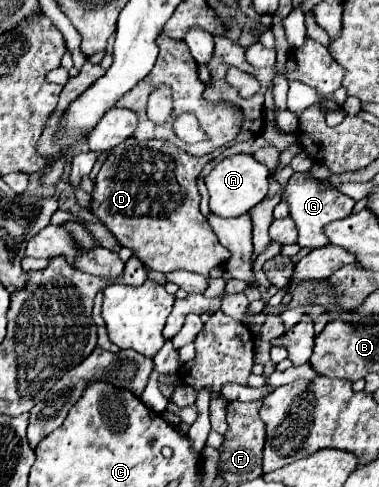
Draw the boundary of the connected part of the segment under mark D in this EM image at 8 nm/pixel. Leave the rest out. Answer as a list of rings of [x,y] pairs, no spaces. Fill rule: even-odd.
[[[128,138],[124,140],[120,146],[116,146],[116,150],[110,152],[110,156],[106,158],[98,178],[96,178],[96,188],[92,192],[92,200],[90,200],[90,212],[102,220],[102,224],[108,226],[108,230],[118,238],[118,242],[130,250],[134,250],[134,254],[152,270],[158,270],[162,274],[166,272],[174,272],[174,270],[188,270],[188,272],[196,272],[202,274],[209,280],[207,297],[220,297],[221,310],[230,315],[236,321],[252,328],[252,334],[258,336],[260,334],[260,326],[264,324],[264,314],[260,312],[258,316],[245,318],[249,301],[245,294],[239,294],[239,299],[235,299],[235,294],[224,294],[226,281],[223,278],[212,278],[210,270],[228,262],[230,252],[218,242],[218,238],[212,234],[212,228],[208,226],[206,218],[202,216],[198,204],[200,204],[200,194],[196,188],[196,178],[202,172],[202,168],[206,166],[208,156],[190,156],[186,152],[182,152],[180,148],[172,146],[170,142],[164,140],[136,140],[136,138]]]

